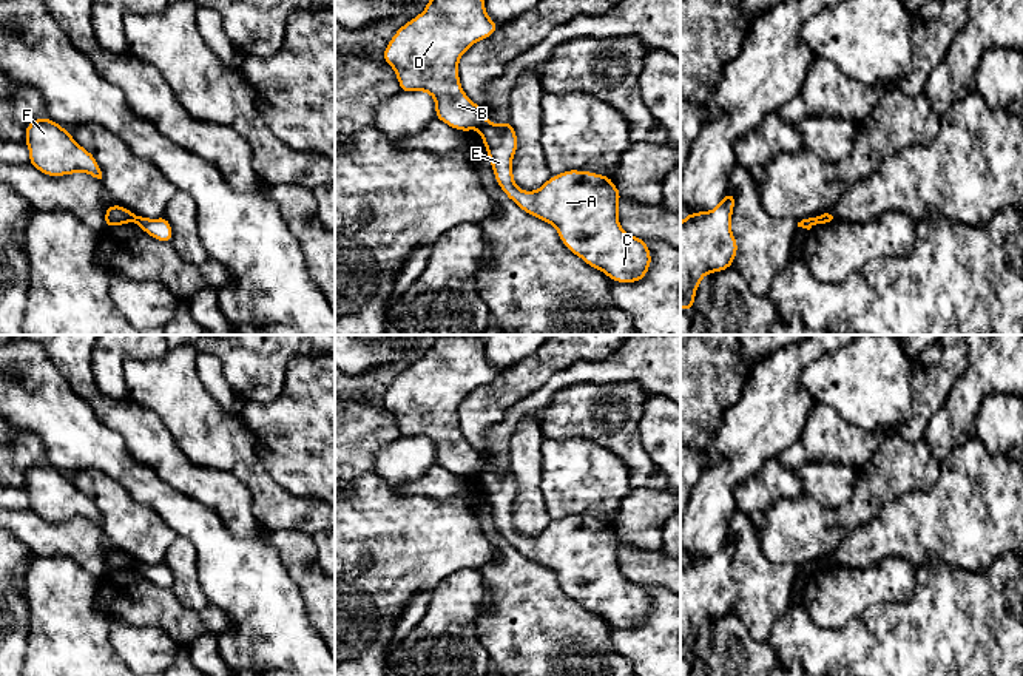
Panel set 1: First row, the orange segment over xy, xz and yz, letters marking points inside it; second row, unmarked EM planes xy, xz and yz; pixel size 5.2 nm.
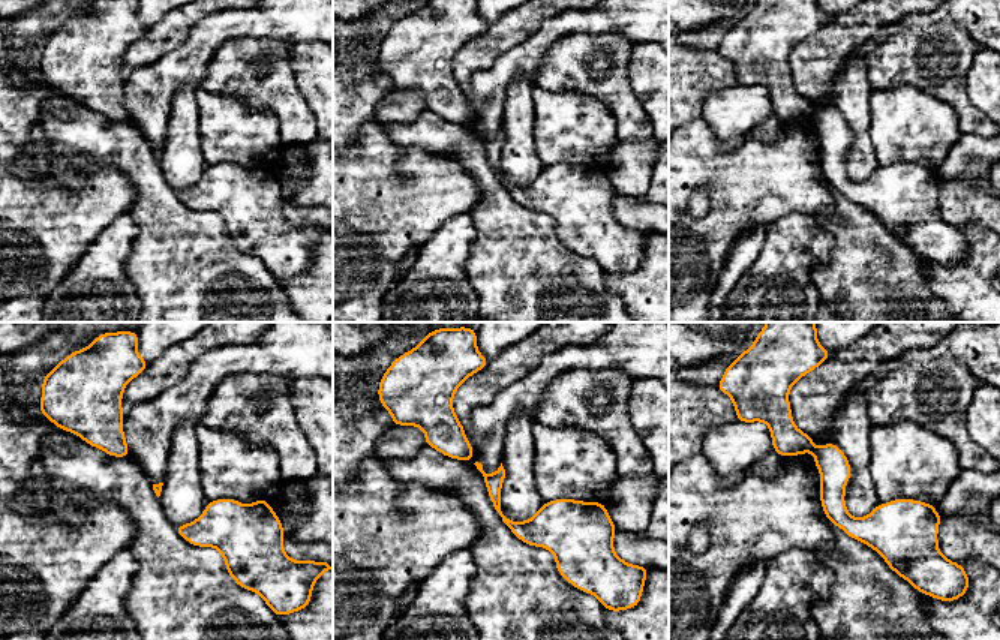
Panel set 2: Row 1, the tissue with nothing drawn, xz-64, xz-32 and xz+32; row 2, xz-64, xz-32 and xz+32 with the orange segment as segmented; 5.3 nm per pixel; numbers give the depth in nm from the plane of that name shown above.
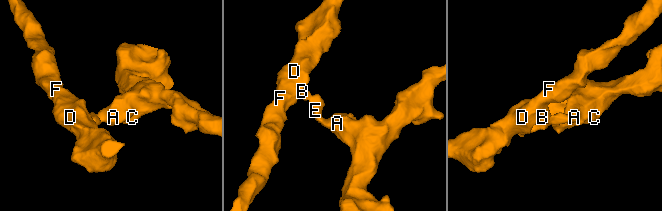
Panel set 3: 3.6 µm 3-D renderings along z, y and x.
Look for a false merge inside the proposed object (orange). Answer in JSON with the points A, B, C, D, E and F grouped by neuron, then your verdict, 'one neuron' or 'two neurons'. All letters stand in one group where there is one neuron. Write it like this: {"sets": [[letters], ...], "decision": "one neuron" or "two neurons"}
{"sets": [["A", "C", "E"], ["B", "D", "F"]], "decision": "two neurons"}

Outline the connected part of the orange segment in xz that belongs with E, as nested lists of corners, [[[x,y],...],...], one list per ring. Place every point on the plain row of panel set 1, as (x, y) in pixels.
[[[484,466],[480,483],[498,532],[525,559],[554,571],[569,597],[616,628],[637,628],[647,622],[651,597],[645,585],[622,576],[622,540],[609,522],[568,515],[551,522],[539,536],[525,537],[512,520],[518,485],[511,466],[501,471]]]

